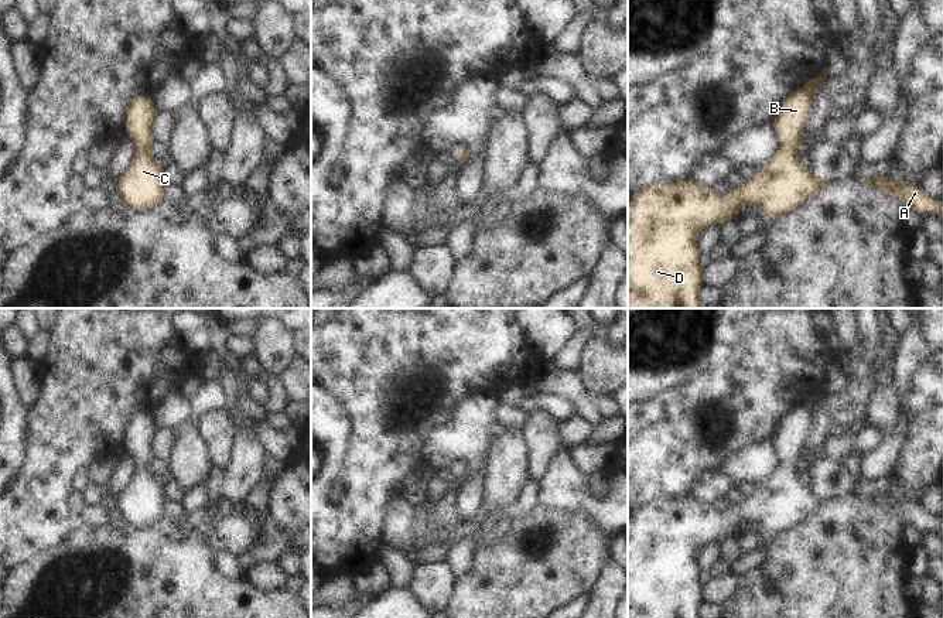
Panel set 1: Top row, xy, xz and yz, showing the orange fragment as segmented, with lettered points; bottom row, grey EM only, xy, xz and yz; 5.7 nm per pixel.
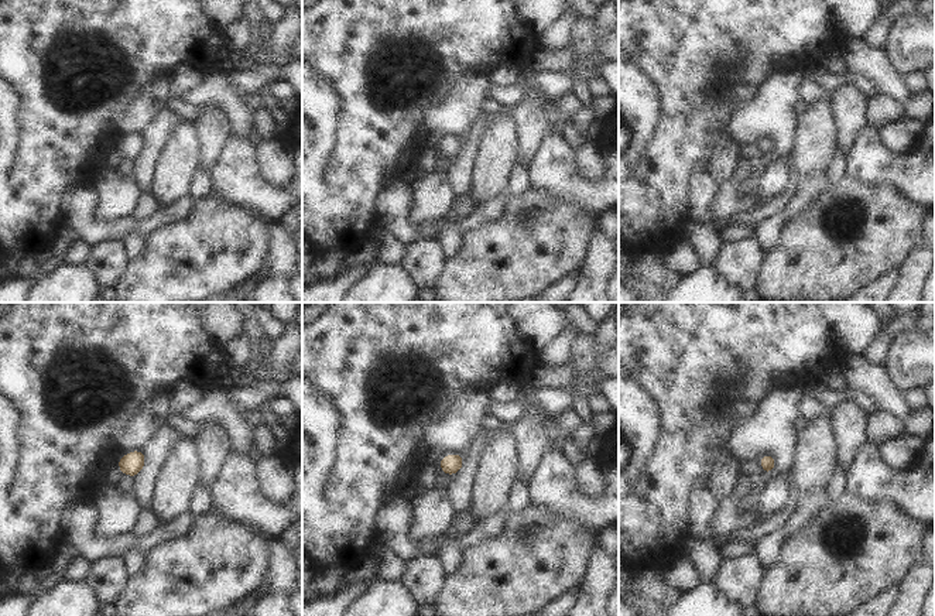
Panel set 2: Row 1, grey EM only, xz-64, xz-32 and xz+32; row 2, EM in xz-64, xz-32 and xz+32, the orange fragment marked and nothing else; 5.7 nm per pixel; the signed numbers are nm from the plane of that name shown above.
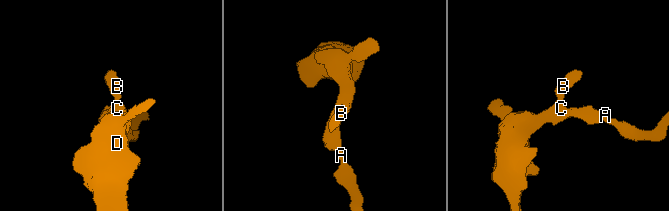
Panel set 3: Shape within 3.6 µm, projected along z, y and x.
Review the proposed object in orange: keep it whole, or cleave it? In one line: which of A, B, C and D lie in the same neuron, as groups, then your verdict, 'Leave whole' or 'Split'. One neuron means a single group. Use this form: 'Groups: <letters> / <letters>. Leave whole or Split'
Groups: A B C D. Leave whole

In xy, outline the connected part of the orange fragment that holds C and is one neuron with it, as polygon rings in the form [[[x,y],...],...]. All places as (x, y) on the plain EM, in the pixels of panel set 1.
[[[140,412],[133,416],[123,444],[136,460],[136,472],[116,502],[124,520],[137,527],[146,527],[163,519],[168,502],[164,485],[151,471],[151,462],[156,460],[153,447],[158,430],[153,412]]]

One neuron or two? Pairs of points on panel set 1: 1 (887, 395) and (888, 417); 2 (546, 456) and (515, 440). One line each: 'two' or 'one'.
1: one
2: two

